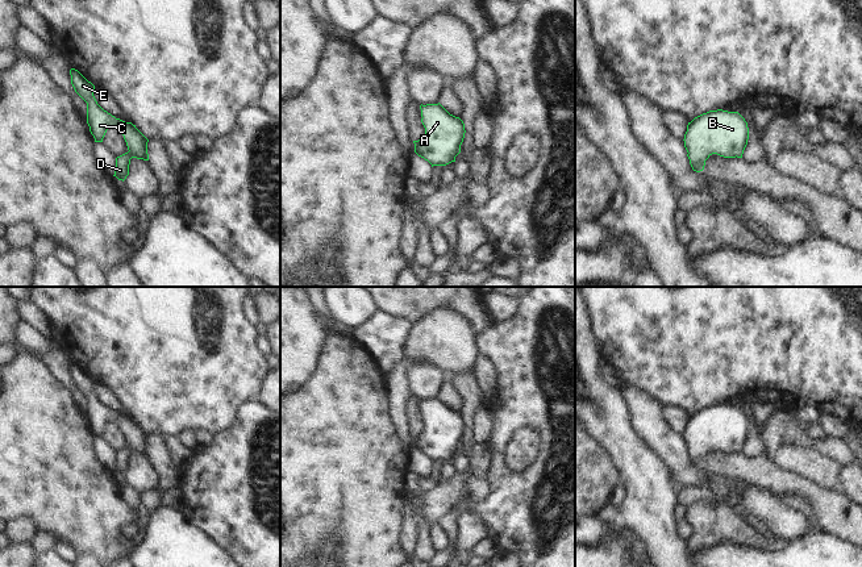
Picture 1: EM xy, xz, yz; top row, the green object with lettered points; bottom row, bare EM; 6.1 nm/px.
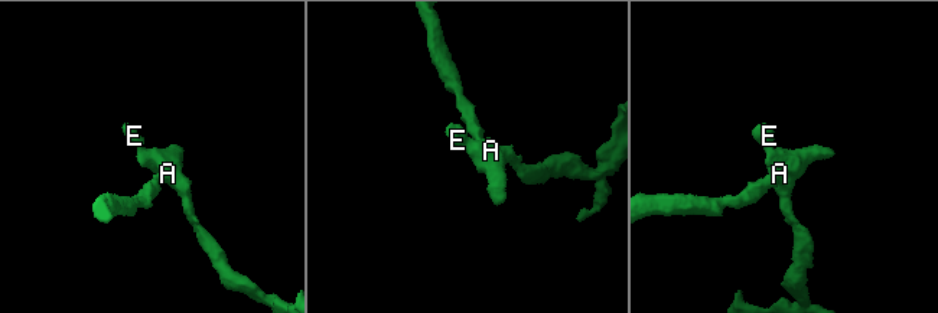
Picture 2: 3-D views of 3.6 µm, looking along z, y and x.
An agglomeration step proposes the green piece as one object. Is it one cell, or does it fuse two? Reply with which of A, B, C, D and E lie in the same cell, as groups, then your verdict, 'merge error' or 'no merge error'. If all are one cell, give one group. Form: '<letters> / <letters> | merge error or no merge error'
A B C D E | no merge error

